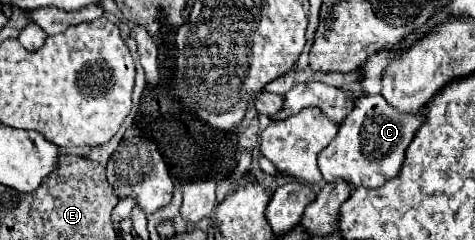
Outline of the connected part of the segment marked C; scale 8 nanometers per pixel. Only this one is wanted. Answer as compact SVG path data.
M363 94L355 98L353 110L339 124L337 136L319 154L319 170L323 178L327 182L343 178L355 188L377 188L385 184L389 178L397 176L397 170L405 160L405 150L423 122L425 106L417 112L401 112L395 110L381 94Z

